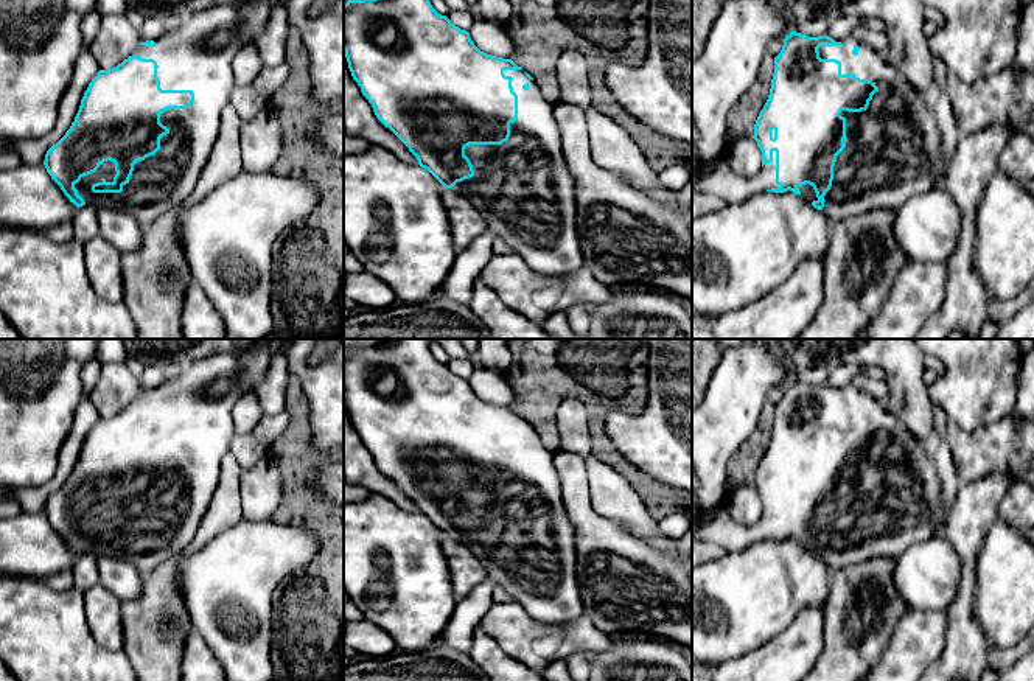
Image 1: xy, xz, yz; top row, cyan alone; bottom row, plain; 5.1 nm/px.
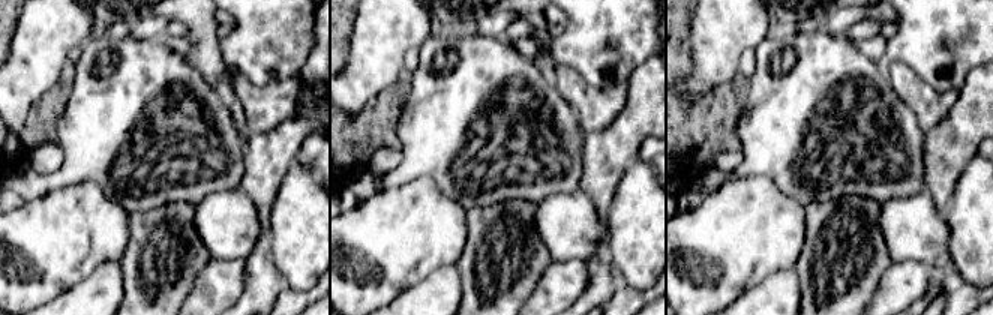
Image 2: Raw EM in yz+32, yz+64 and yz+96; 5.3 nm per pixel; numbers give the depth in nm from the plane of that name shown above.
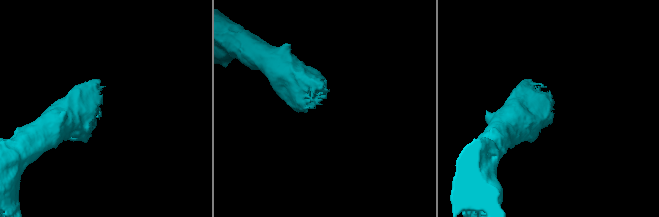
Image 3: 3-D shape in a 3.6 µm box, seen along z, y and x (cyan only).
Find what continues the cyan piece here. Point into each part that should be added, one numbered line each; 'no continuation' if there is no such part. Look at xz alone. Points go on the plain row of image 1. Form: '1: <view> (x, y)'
1: xz (523, 538)

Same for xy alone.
1: xy (198, 403)

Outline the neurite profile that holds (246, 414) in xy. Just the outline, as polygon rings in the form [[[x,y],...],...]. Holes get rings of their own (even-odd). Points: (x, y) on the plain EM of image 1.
[[[255,390],[246,392],[233,407],[235,434],[252,434],[263,417]]]

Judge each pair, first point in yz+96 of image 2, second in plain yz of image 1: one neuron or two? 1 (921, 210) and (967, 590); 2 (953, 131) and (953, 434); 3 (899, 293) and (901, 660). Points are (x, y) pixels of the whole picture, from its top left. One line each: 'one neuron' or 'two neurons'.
1: two neurons
2: two neurons
3: one neuron

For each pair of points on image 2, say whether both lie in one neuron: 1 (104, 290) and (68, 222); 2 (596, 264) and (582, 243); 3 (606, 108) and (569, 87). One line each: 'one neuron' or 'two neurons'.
1: two neurons
2: two neurons
3: one neuron

